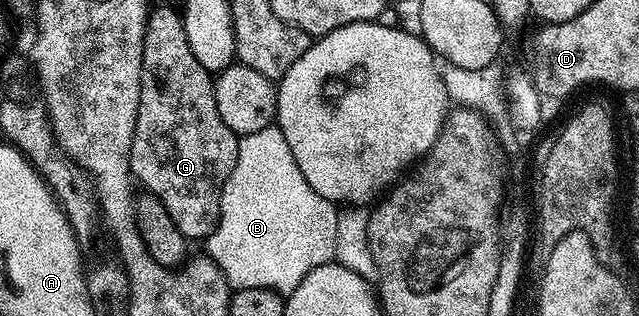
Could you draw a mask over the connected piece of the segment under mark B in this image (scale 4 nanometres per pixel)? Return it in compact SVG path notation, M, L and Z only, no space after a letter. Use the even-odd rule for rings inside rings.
M272 125L265 129L257 129L257 133L249 133L240 138L239 156L233 165L233 173L229 173L229 177L225 181L223 196L219 202L219 224L215 226L213 234L208 235L205 240L205 246L207 246L205 255L206 258L213 260L219 266L221 273L226 277L232 288L267 289L278 293L289 293L293 289L297 289L297 285L313 269L334 260L339 214L335 203L317 193L313 189L313 185L309 185L309 181L305 181L305 173L301 173L301 169L297 169L297 161L293 161L293 149L289 149L289 141L285 141L285 133L281 133L279 126Z

